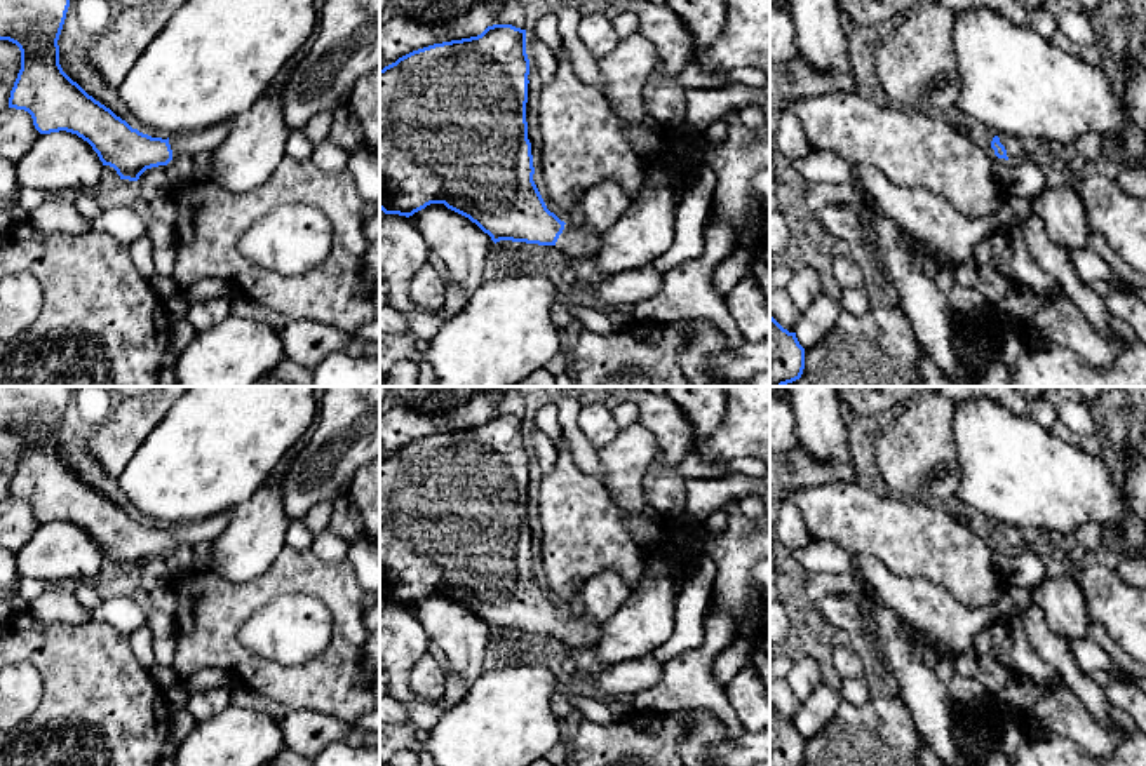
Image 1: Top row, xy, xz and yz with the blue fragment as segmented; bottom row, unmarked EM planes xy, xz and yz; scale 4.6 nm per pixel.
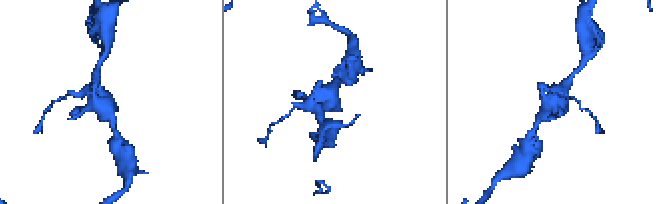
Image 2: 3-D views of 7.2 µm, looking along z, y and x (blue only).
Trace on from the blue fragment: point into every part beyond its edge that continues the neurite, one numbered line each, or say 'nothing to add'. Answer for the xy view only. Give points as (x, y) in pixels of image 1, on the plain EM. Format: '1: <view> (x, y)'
1: xy (206, 530)

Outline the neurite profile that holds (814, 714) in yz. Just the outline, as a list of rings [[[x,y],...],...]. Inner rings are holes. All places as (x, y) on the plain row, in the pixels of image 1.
[[[820,682],[798,709],[796,728],[799,735],[808,740],[820,733],[836,716],[839,702],[839,691]]]

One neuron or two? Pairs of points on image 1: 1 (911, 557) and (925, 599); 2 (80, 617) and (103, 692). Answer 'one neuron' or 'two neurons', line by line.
1: two neurons
2: two neurons

